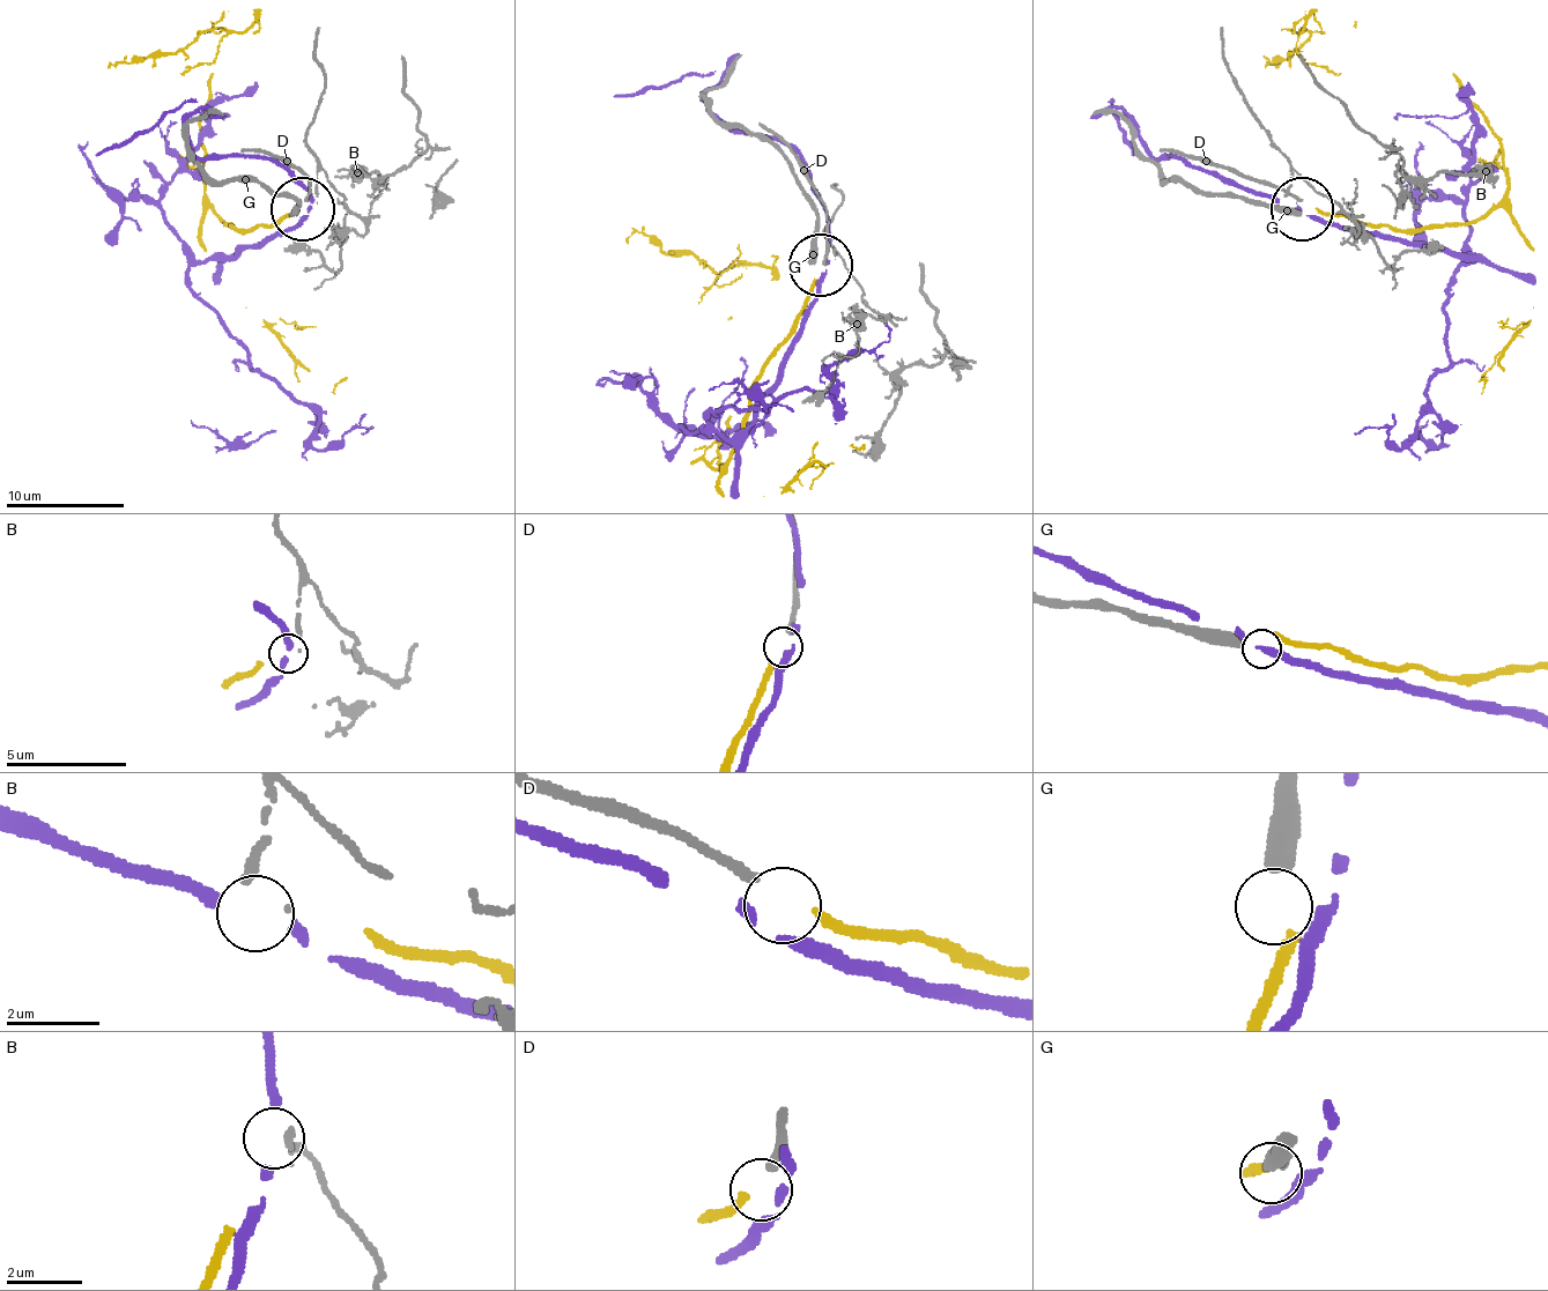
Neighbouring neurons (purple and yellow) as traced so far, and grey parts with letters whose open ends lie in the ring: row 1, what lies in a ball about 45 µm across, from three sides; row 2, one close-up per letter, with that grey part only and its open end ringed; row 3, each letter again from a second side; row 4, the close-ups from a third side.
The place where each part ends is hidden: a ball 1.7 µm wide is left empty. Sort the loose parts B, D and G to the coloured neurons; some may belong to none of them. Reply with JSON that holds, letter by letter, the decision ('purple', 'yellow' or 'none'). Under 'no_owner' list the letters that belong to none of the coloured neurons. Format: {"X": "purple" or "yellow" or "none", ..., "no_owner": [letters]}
{"B": "none", "D": "yellow", "G": "none", "no_owner": ["B", "G"]}

